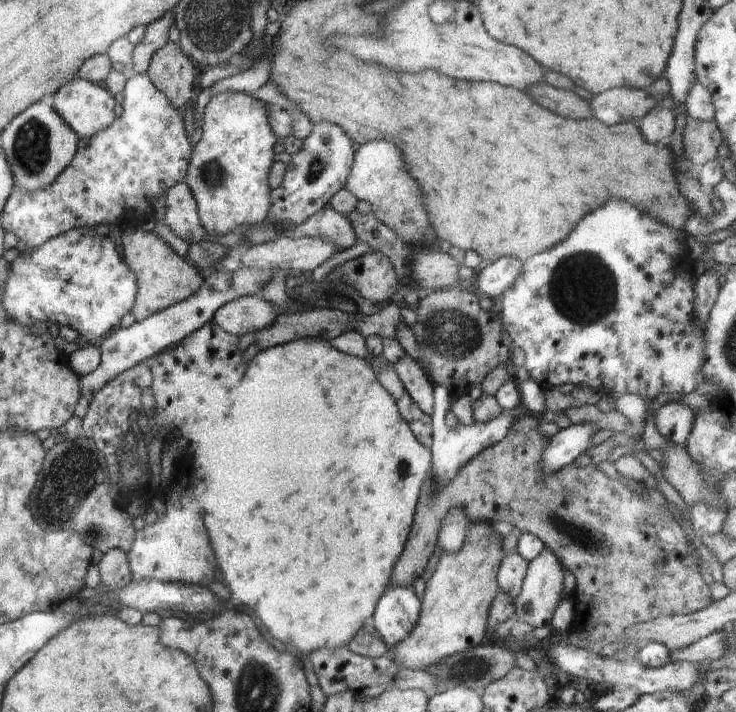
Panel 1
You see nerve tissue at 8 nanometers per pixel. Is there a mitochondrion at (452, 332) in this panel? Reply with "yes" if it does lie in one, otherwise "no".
yes

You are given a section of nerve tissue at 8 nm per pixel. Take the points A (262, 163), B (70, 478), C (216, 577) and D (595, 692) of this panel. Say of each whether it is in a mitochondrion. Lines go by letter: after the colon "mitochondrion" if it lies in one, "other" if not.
A: other
B: mitochondrion
C: other
D: other

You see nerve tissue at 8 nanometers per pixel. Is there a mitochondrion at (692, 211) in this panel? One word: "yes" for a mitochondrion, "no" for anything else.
no

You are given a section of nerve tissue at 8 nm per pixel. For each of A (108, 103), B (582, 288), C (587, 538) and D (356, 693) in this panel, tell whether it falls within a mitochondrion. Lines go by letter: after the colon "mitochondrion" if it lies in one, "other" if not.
A: other
B: mitochondrion
C: mitochondrion
D: other

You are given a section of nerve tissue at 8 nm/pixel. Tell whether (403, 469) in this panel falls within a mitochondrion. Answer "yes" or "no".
yes

